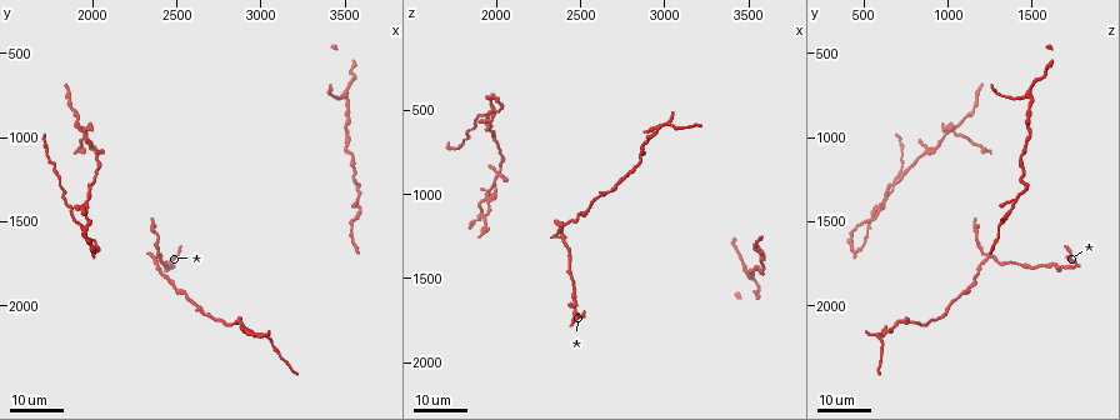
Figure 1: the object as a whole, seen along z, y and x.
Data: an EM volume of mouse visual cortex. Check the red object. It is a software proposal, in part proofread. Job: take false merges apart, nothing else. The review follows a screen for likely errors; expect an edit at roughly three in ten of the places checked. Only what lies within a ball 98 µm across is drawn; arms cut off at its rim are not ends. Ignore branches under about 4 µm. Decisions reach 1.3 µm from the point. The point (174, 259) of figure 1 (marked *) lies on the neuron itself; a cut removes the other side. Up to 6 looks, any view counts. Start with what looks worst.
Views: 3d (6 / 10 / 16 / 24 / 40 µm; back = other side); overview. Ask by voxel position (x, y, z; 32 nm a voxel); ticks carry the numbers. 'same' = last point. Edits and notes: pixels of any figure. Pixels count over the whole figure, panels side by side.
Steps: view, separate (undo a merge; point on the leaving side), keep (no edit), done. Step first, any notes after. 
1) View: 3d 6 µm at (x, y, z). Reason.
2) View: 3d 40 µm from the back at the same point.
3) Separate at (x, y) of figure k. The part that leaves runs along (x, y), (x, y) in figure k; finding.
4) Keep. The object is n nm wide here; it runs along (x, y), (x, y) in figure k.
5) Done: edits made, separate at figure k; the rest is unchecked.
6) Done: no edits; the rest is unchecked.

View: 3d 24 µm at (2380, 1700, 1260).

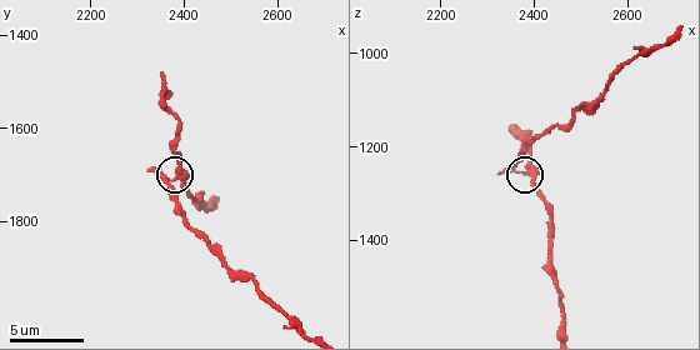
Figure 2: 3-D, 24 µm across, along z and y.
View: 3d 6 µm at (2380, 1710, 1255). Closer look.

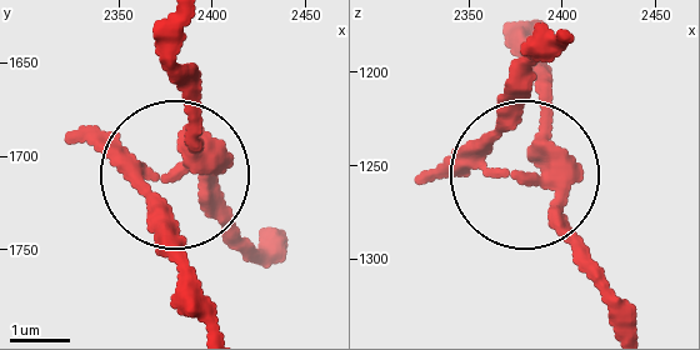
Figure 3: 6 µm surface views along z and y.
View: 3d 6 µm from the back at (2384, 1710, 1256).

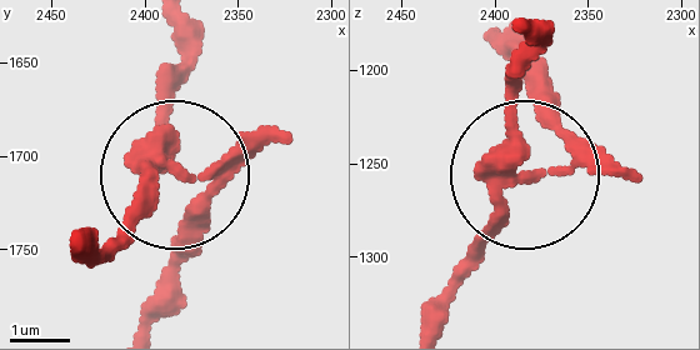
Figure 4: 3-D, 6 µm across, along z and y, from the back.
Separate at (260, 141) of figure 4. 4 arms meet here; two neurons meet here.

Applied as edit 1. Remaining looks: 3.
View: overview.

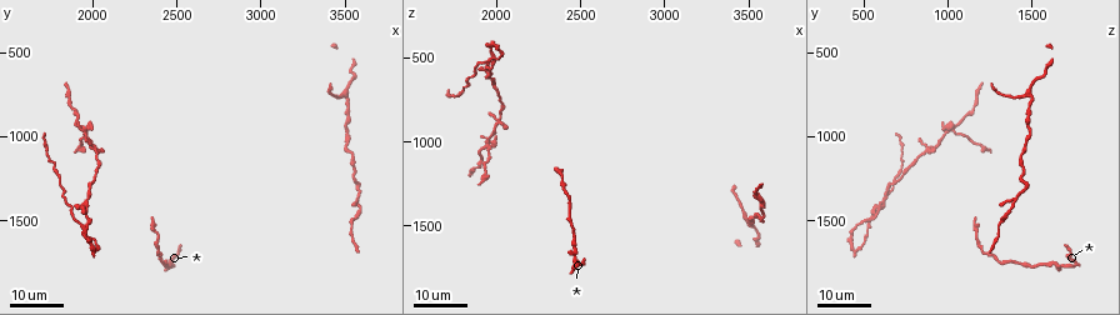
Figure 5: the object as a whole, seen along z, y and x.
View: 3d 24 µm at (2020, 1080, 880). Four or more arms meet.

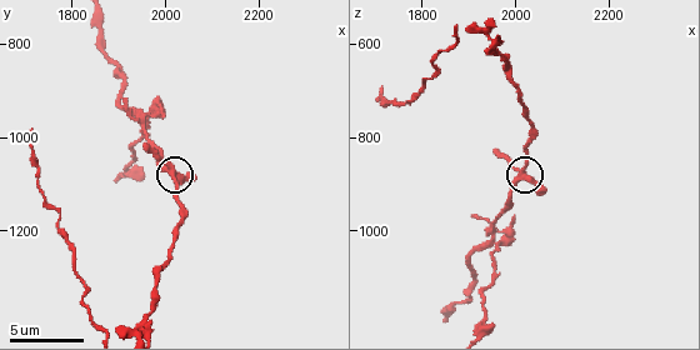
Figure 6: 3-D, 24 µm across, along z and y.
View: 3d 6 µm at (2020, 1080, 875).

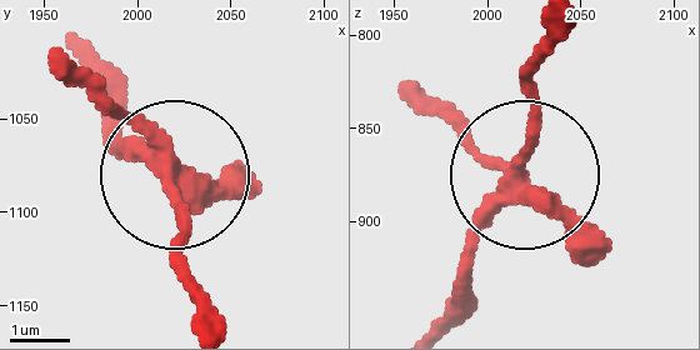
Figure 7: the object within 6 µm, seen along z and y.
Keep. The object is 290 nm wide here; all the same neuron.

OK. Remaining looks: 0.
Done: edits made, separate at figure 4; the rest is unchecked.

